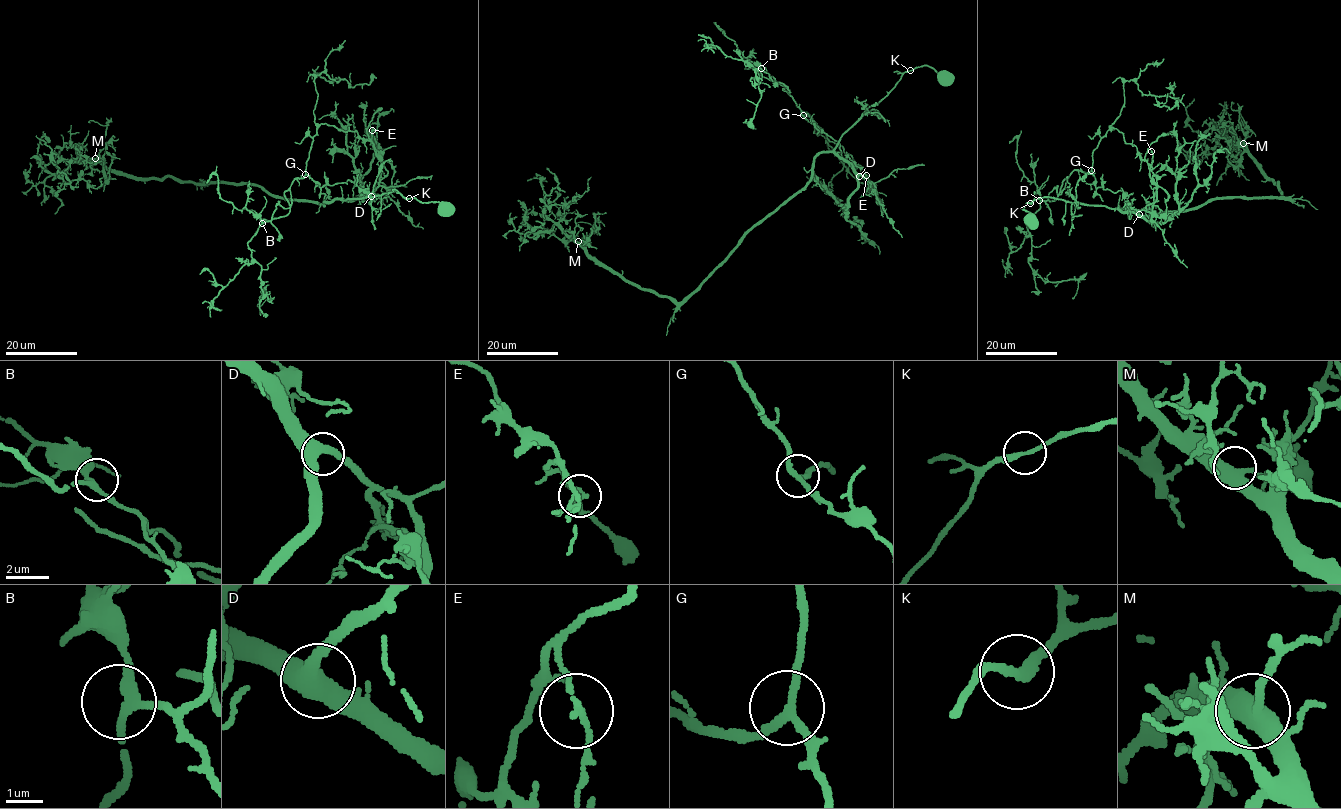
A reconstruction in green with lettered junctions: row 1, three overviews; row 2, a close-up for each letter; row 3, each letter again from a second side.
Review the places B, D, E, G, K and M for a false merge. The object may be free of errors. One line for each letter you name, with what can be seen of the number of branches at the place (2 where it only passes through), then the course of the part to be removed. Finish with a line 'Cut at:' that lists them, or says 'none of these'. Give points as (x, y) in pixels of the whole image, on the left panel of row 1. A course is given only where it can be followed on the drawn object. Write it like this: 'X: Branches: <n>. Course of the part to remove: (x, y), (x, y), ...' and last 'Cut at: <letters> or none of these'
E: Branches: 2. Course of the part to remove: (373, 130), (368, 140), (317, 128), (289, 206), (277, 204), (248, 242), (272, 300), (261, 297), (260, 314)
Cut at: E

